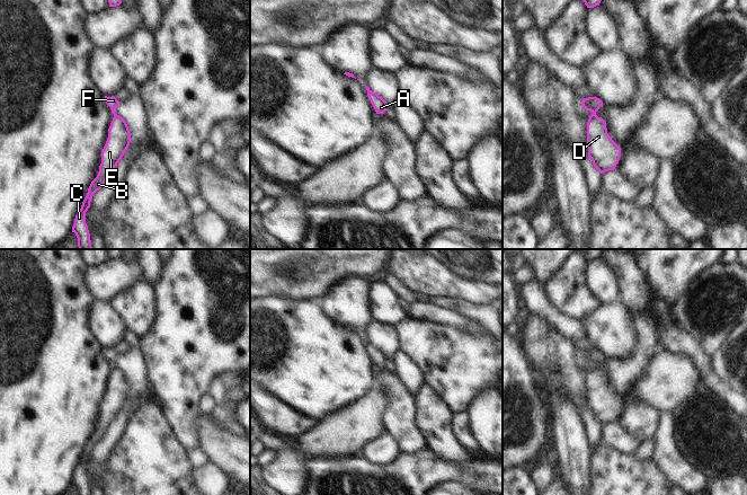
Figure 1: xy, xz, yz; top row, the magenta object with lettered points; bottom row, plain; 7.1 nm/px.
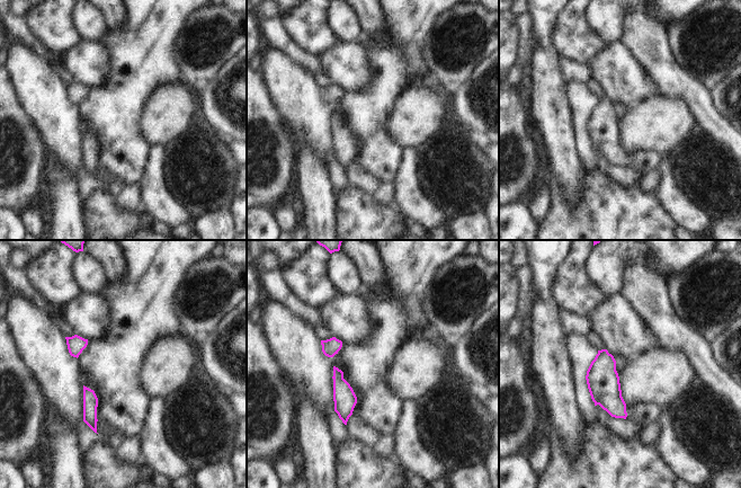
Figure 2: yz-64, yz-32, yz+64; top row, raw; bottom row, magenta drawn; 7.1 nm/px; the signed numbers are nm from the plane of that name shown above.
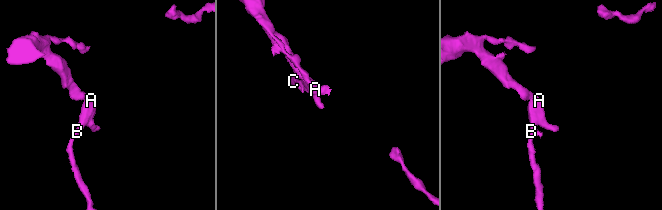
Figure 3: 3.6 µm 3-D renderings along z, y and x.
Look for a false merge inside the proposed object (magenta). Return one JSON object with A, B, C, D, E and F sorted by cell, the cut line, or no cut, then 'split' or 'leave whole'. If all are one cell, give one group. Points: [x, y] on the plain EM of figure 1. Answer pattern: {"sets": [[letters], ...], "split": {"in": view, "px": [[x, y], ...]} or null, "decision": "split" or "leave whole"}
{"sets": [["A", "B", "C", "D", "E", "F"]], "split": null, "decision": "leave whole"}

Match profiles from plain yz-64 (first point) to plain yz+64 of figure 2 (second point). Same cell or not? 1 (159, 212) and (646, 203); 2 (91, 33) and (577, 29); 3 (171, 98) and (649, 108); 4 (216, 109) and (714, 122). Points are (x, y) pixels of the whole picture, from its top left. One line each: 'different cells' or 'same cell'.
1: different cells
2: different cells
3: same cell
4: different cells

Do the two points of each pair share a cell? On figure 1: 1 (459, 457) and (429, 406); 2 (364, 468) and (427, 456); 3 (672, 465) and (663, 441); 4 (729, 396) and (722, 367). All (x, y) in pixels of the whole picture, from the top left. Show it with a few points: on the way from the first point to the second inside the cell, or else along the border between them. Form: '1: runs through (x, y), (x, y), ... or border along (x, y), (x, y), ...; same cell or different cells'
1: runs through (447, 444), (441, 436), (436, 418); same cell
2: runs through (380, 473), (411, 471); same cell
3: runs through (667, 459), (665, 447); same cell
4: border along (711, 363), (711, 371), (735, 391); different cells

